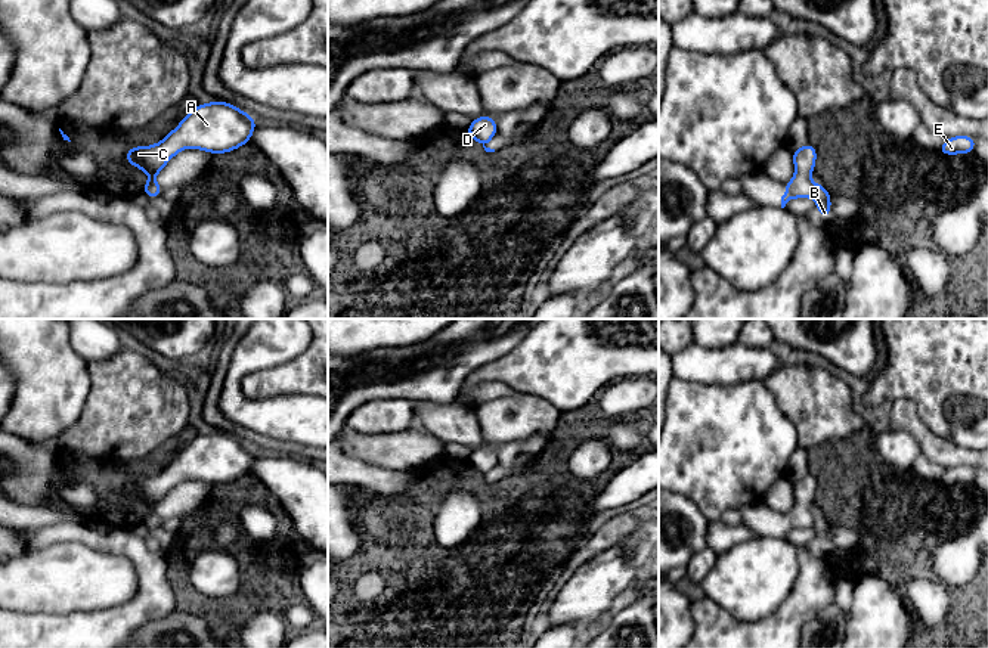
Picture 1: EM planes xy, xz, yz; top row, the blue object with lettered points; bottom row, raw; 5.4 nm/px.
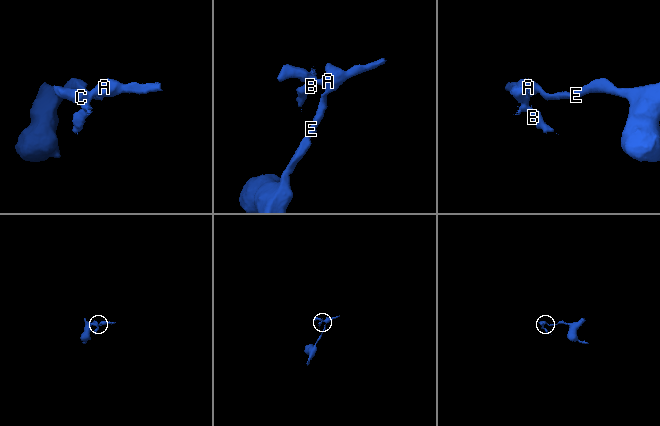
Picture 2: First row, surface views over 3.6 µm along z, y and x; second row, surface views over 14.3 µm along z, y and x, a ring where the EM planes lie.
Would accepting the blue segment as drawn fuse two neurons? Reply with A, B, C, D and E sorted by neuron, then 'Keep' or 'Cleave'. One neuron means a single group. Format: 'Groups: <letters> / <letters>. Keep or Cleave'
Groups: A C D E / B. Cleave

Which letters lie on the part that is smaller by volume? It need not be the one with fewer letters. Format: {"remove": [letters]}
{"remove": ["B"]}

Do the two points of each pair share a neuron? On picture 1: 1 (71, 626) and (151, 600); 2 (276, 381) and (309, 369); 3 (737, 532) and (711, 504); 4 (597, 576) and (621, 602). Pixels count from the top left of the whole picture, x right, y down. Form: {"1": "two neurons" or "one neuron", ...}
{"1": "one neuron", "2": "one neuron", "3": "two neurons", "4": "two neurons"}

